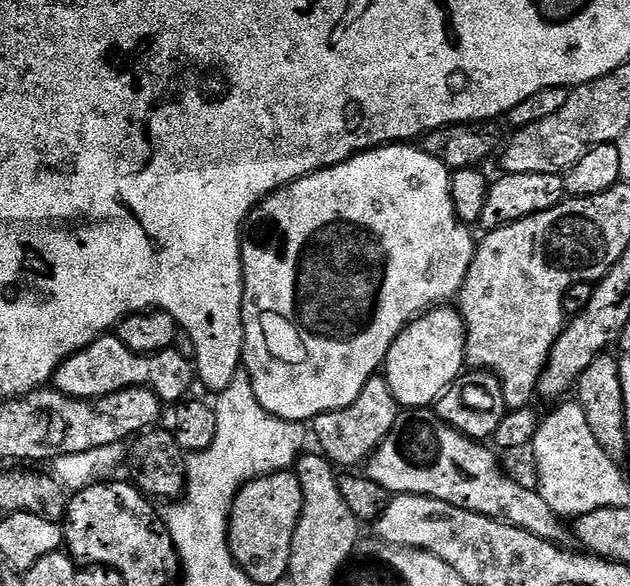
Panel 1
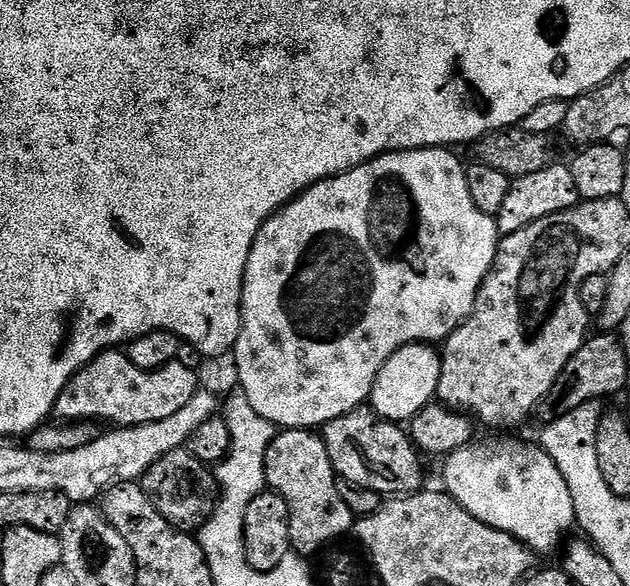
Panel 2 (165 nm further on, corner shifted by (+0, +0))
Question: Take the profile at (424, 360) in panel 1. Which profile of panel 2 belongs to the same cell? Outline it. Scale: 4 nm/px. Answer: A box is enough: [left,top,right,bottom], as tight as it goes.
[370,344,440,422]

